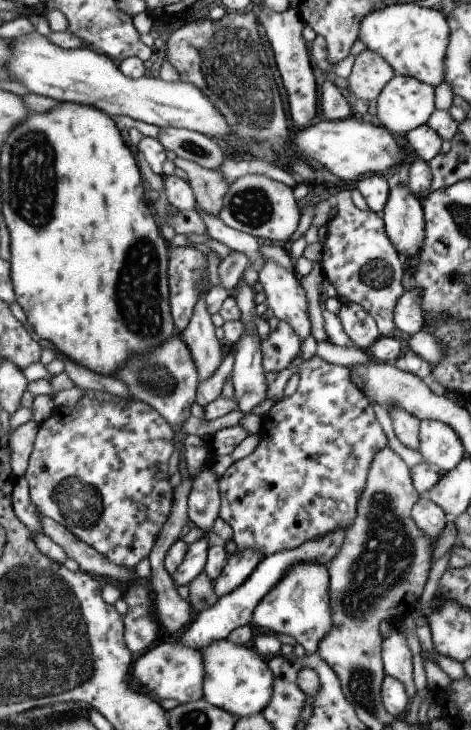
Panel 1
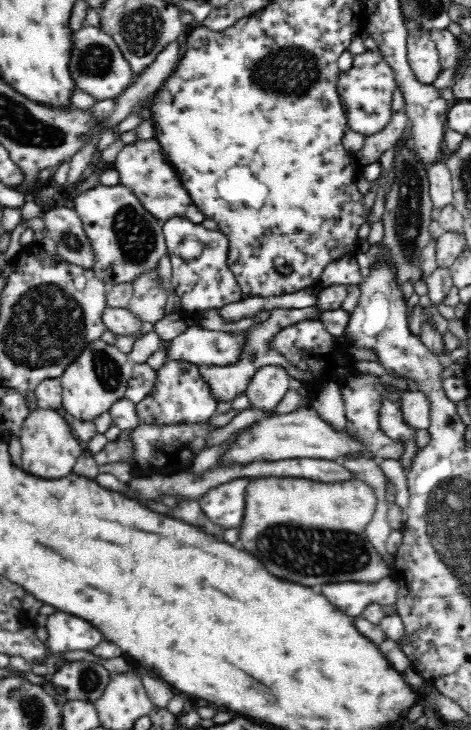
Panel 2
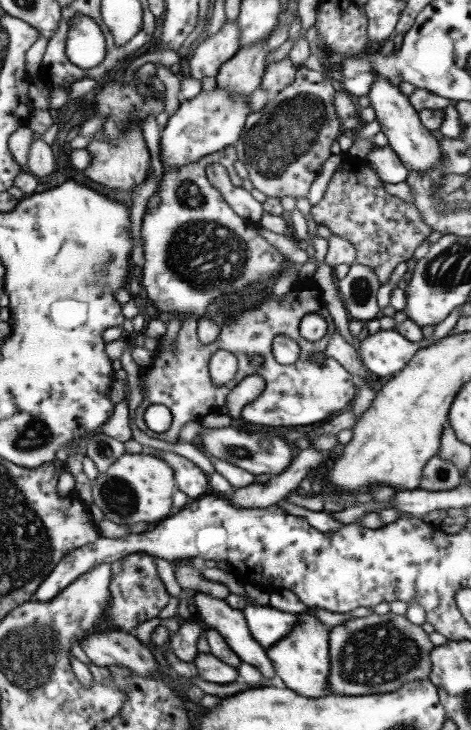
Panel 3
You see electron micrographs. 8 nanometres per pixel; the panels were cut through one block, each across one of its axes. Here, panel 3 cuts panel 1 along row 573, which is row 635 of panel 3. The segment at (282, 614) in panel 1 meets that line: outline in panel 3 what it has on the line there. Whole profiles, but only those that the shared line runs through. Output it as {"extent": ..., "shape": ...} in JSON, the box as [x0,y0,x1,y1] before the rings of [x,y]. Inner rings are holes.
{"extent":[269,612,339,700],"shape":[[[305,612],[305,614],[299,614],[299,616],[301,616],[303,624],[299,624],[293,634],[283,638],[279,644],[275,644],[269,650],[269,656],[275,664],[277,674],[279,674],[279,684],[299,692],[301,696],[313,698],[313,700],[339,696],[331,688],[331,672],[333,672],[333,664],[331,664],[331,628],[327,628],[321,622],[321,618],[317,618],[315,614]]]}

